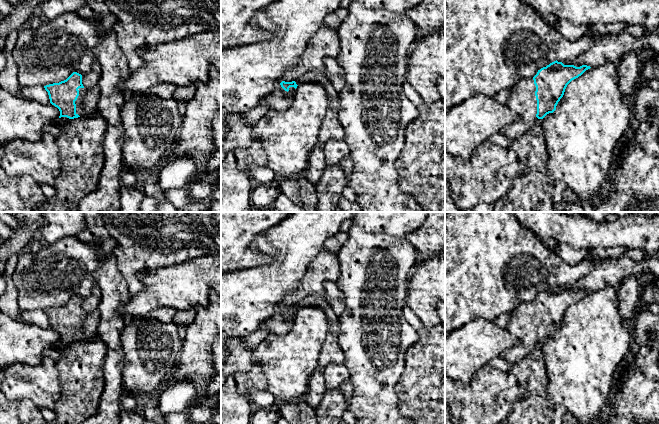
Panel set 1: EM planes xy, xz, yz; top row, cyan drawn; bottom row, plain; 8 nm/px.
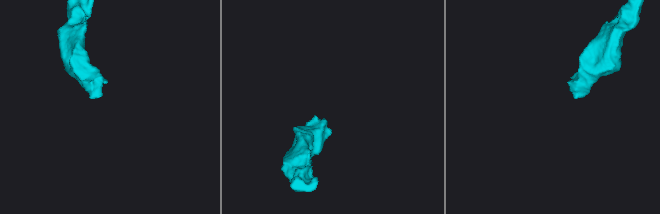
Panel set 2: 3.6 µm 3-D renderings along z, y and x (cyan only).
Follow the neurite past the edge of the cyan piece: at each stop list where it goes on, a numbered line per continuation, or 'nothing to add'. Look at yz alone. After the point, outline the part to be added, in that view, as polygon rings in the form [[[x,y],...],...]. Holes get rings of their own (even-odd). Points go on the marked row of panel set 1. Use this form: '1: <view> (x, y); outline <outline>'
1: yz (522, 101); outline [[[524,78],[516,83],[510,90],[510,98],[506,105],[515,112],[518,119],[508,127],[503,128],[500,133],[516,139],[524,134],[537,119],[537,100],[535,96],[536,86],[533,78]]]

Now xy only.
1: xy (86, 103); outline [[[98,86],[92,89],[79,88],[78,90],[79,96],[75,101],[76,114],[84,117],[94,115],[100,98],[100,90]]]

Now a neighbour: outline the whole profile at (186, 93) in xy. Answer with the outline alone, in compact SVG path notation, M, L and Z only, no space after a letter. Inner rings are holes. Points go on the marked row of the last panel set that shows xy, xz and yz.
M177 86L176 90L174 91L174 99L176 101L183 100L183 101L190 101L196 92L196 86Z

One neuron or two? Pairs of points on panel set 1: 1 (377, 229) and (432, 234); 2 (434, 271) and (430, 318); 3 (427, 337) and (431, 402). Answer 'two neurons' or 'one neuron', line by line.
1: two neurons
2: one neuron
3: one neuron

